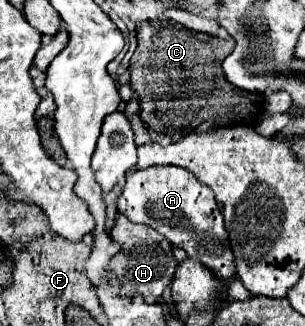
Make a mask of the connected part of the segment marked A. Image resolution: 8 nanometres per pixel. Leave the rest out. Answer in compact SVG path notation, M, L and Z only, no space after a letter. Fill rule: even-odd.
M158 165L132 171L126 179L120 197L116 199L116 209L132 223L144 223L158 231L174 247L182 247L188 257L198 259L210 269L222 269L214 271L222 281L236 277L228 233L214 201L214 193L212 189L196 181L196 177L188 173L188 169L180 169L174 165Z

